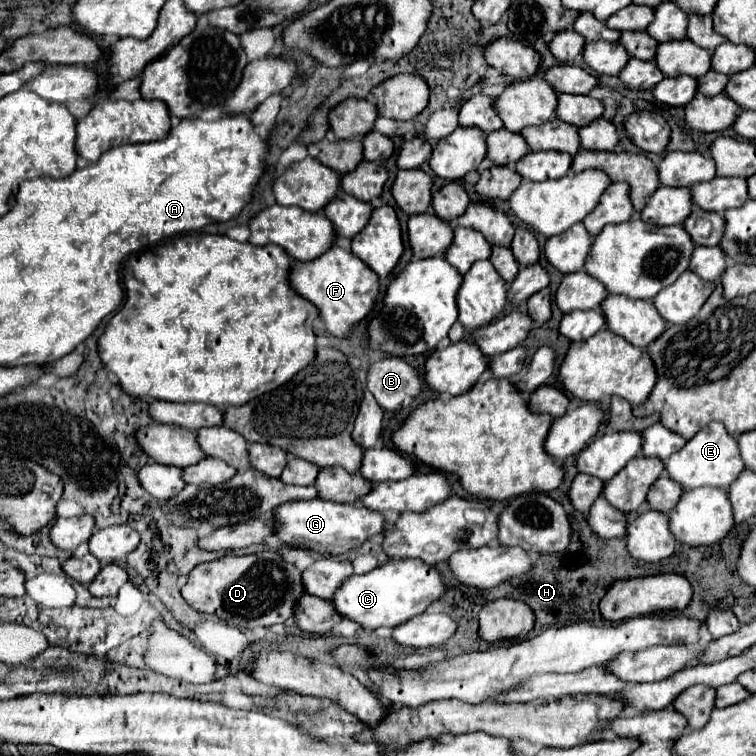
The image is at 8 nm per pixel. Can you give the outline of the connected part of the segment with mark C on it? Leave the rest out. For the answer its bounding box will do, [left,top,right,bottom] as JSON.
[333,559,445,629]

